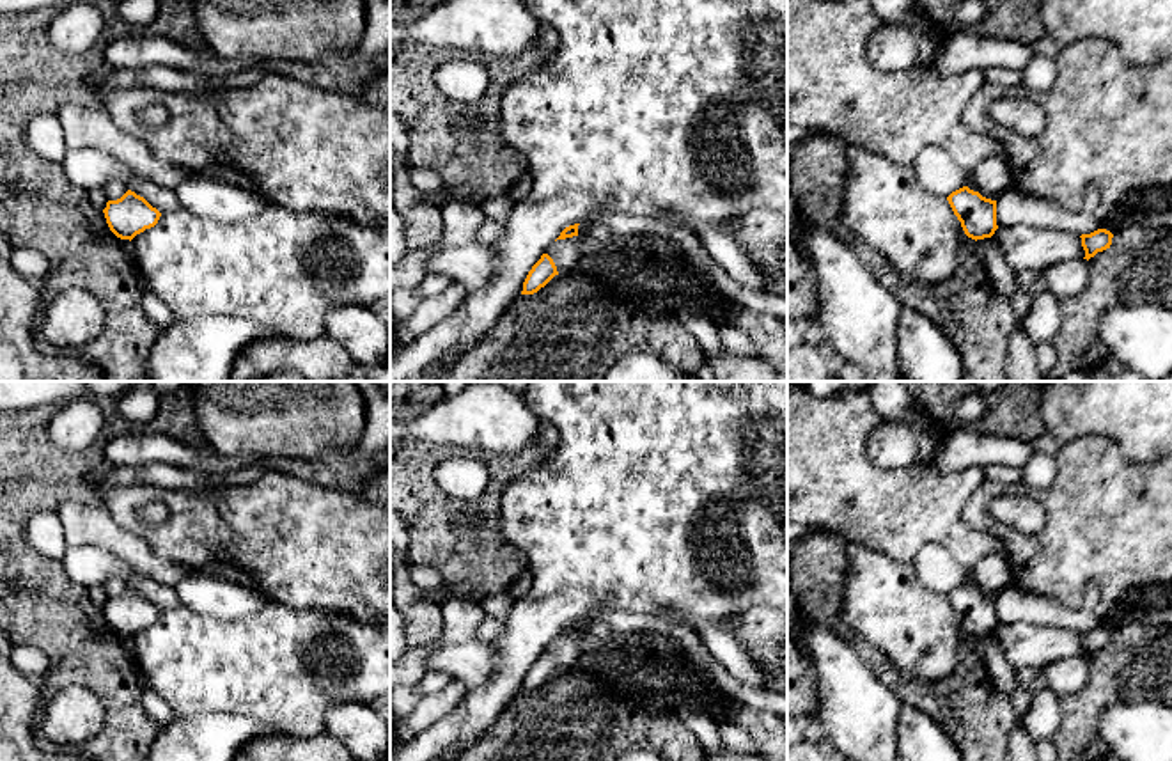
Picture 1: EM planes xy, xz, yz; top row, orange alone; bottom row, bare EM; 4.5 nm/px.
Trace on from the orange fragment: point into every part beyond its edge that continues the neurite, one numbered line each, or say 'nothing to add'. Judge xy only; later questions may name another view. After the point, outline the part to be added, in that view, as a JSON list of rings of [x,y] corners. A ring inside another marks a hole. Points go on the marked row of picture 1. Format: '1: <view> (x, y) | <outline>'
nothing to add

